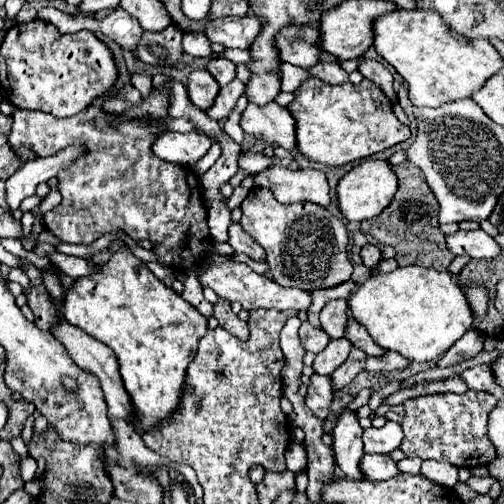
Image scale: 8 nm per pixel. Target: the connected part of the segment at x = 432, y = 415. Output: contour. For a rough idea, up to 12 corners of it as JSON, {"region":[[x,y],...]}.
{"region":[[485,392],[405,400],[405,456],[457,468],[497,454]]}

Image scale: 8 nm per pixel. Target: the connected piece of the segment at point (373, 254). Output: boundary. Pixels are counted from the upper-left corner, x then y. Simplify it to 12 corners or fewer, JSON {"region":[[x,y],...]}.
{"region":[[375,244],[361,248],[361,258],[367,268],[379,264],[381,250]]}

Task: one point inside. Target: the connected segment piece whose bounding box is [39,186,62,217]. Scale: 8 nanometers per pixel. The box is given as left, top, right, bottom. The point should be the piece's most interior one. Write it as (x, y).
(53, 199)

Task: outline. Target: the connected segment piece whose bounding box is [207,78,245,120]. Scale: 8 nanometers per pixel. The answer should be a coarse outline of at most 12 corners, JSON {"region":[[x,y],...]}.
{"region":[[237,78],[223,86],[209,118],[225,120],[245,92]]}

